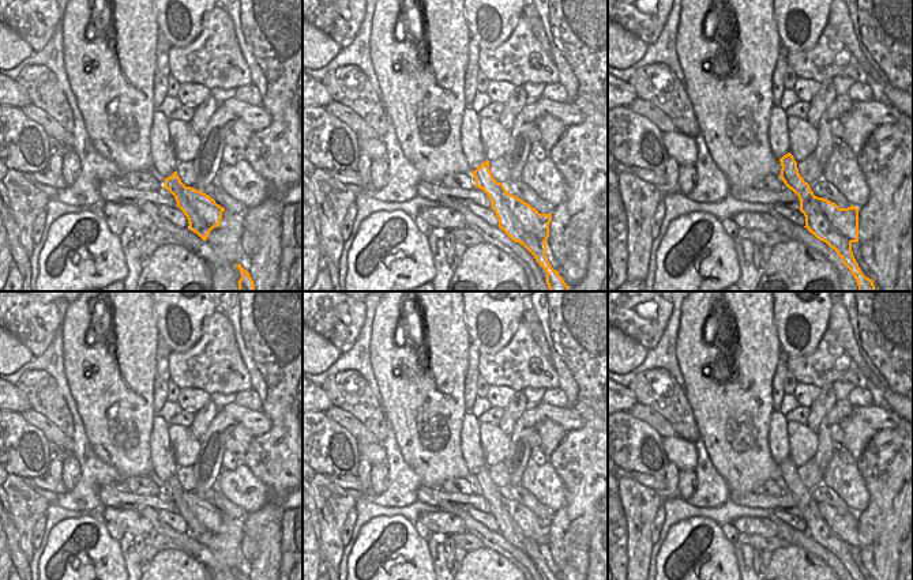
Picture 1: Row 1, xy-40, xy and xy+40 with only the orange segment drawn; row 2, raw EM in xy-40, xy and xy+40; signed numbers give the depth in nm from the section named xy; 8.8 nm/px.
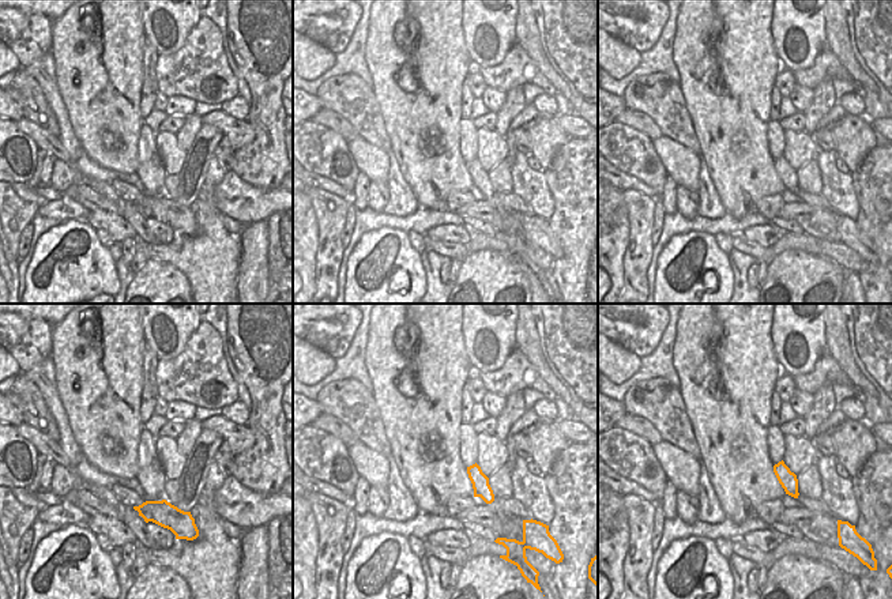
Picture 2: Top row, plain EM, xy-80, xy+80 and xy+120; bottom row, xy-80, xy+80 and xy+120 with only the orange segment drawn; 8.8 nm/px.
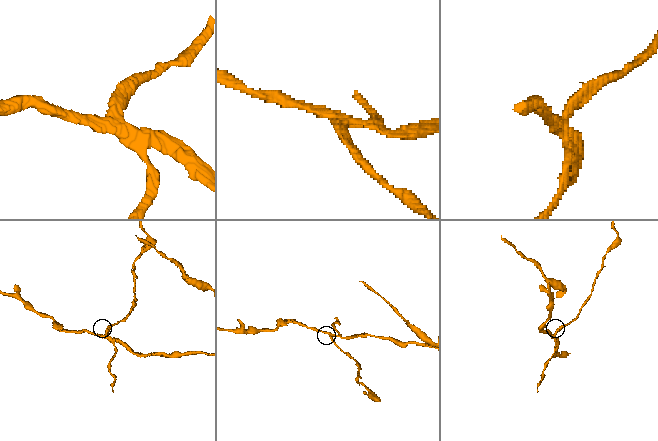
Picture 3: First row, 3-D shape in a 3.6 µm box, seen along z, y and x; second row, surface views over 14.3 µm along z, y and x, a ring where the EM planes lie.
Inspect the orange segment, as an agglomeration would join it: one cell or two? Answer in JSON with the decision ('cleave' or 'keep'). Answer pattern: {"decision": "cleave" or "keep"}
{"decision": "cleave"}

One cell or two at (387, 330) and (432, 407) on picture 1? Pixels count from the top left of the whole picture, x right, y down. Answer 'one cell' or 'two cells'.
one cell

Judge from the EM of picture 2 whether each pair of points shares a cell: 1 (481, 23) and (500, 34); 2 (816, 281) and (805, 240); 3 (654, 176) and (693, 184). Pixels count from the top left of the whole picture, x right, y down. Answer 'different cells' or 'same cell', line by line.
1: same cell
2: different cells
3: different cells

